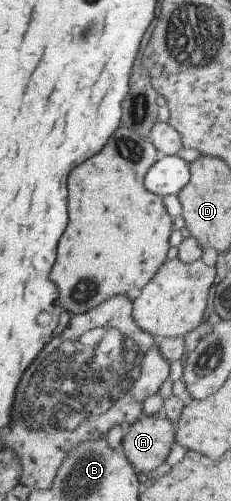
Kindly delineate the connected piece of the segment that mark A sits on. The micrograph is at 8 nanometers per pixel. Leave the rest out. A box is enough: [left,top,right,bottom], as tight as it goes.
[119,413,175,474]

